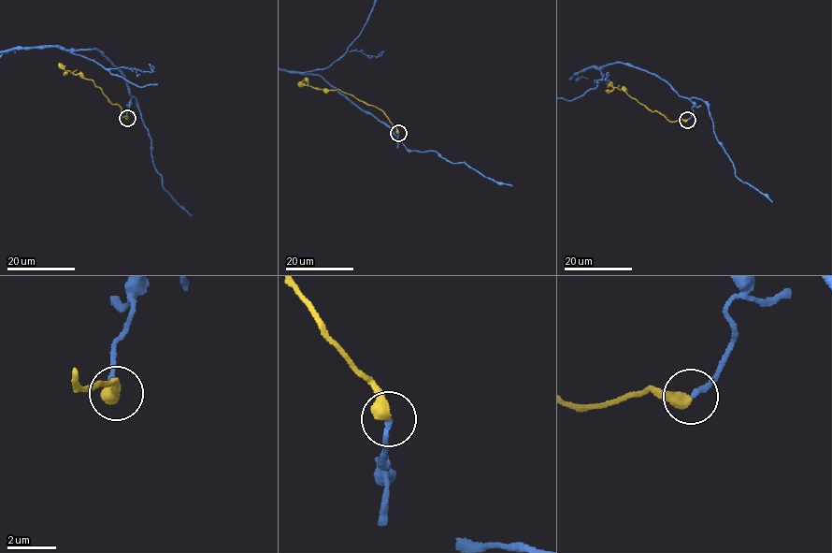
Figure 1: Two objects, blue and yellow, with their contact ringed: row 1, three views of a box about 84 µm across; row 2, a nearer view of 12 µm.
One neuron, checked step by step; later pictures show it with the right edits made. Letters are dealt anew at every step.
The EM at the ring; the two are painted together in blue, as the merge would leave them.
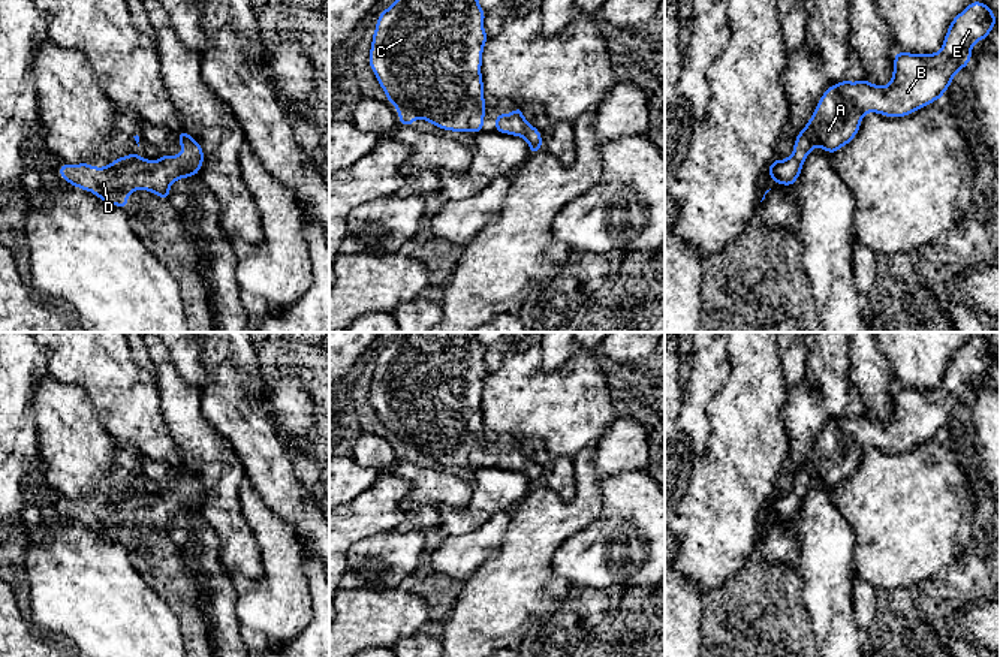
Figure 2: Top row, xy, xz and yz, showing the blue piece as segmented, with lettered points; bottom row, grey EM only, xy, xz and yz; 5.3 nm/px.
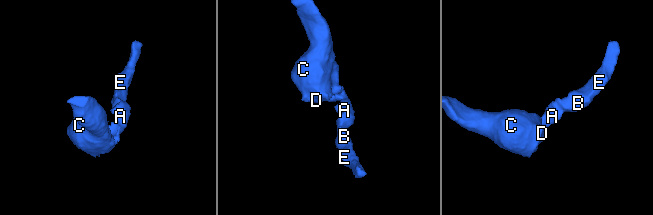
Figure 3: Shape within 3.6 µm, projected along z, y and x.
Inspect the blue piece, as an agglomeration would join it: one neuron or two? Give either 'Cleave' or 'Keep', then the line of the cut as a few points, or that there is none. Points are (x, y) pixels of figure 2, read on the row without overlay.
Keep. No split

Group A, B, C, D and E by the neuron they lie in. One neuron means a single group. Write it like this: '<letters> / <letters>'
A B C D E

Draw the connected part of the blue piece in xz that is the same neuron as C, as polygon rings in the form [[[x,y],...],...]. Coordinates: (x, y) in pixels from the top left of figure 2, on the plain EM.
[[[400,332],[379,350],[368,398],[388,437],[397,443],[401,461],[413,461],[419,452],[443,465],[484,465],[487,438],[481,401],[484,380],[488,376],[484,355],[485,347],[478,332]]]

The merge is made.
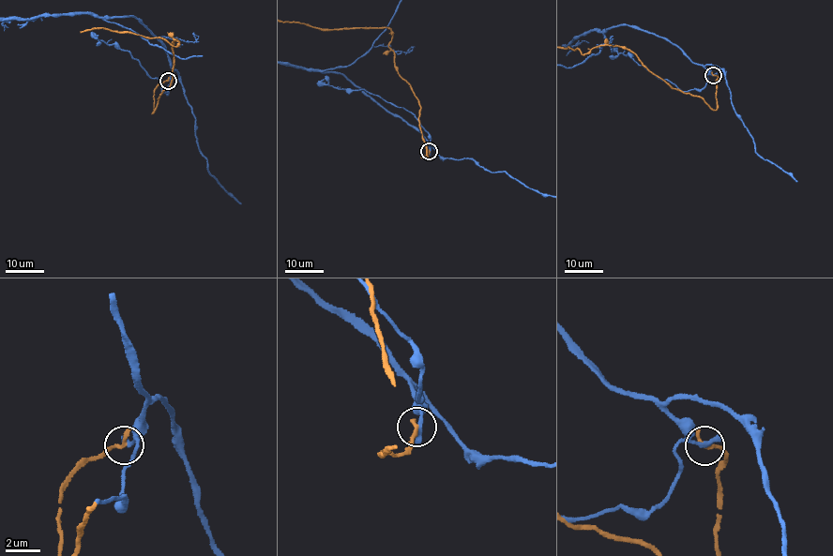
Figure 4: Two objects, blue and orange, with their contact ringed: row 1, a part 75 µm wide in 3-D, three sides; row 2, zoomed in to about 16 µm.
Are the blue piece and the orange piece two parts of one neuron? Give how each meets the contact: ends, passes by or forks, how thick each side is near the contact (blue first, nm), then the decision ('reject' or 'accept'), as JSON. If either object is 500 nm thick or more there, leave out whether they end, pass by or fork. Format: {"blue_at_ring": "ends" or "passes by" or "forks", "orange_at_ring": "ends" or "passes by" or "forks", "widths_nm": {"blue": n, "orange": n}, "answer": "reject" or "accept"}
{"blue_at_ring": "ends", "orange_at_ring": "ends", "widths_nm": {"blue": 360, "orange": 280}, "answer": "reject"}

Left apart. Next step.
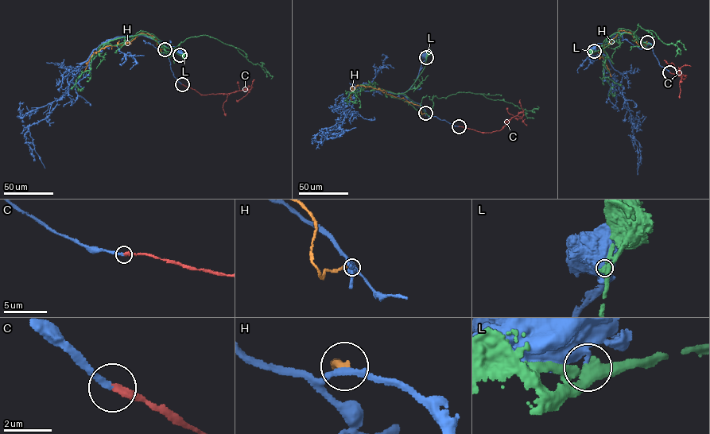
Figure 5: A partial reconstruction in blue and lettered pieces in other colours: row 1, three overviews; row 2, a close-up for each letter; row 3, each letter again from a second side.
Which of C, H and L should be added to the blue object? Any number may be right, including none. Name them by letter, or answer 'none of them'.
C

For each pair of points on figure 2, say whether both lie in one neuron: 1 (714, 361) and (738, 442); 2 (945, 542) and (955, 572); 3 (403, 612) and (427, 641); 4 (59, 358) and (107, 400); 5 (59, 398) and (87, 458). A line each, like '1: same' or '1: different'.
1: different
2: different
3: different
4: same
5: same

